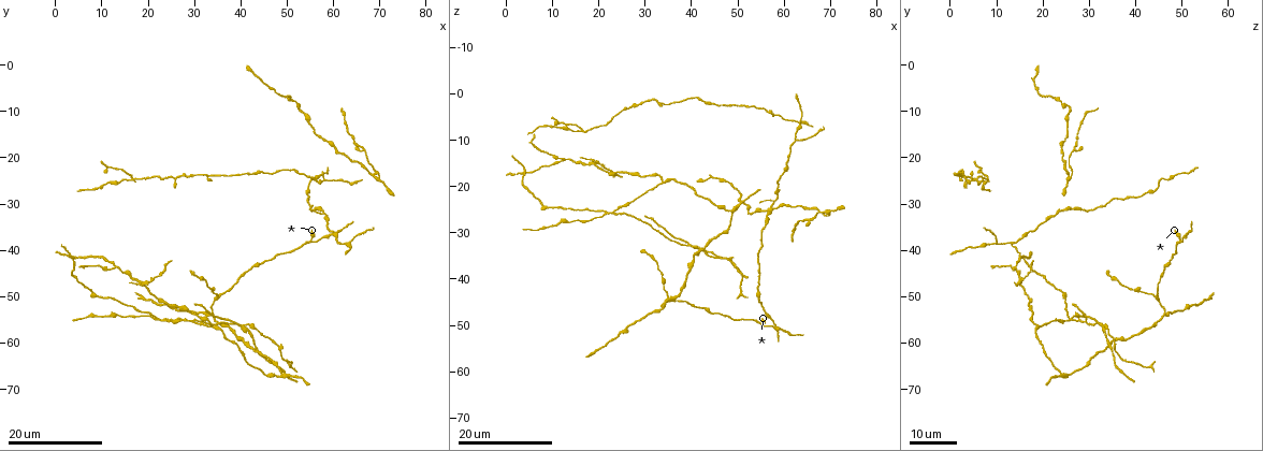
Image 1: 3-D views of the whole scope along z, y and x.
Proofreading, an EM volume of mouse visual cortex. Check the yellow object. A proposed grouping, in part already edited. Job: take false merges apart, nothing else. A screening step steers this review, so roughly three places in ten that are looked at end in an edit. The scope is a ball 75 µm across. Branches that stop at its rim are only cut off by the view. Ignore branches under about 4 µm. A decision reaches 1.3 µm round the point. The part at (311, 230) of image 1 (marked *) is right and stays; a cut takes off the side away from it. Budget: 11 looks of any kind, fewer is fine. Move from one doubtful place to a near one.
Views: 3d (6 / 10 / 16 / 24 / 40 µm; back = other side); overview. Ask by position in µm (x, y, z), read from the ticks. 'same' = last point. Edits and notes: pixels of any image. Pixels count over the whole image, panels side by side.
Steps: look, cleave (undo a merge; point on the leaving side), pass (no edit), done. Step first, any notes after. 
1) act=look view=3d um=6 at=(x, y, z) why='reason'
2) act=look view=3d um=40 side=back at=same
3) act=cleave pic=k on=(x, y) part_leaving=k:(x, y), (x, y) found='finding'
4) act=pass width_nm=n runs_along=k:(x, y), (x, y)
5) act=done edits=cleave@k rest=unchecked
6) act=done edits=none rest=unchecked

act=look view=3d um=16 at=(55.0, 37.5, 50.0) why='side arm on a straight run'

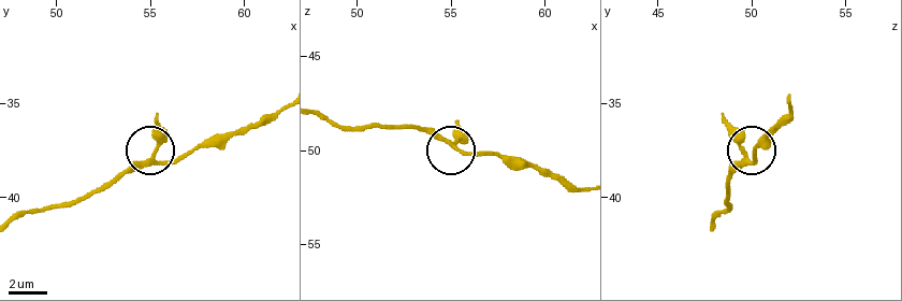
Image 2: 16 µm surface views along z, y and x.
act=look view=3d um=10 at=(55.1, 38.0, 49.7)

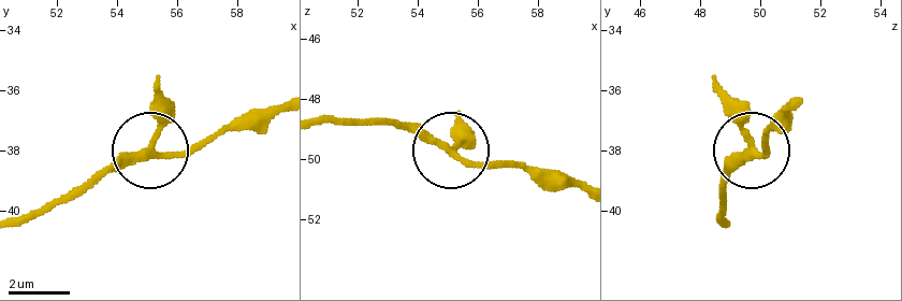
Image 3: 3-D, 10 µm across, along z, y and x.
act=pass arms=3 runs_along=3:(160, 80), (160, 152), (183, 155), (242, 131) found='one neuron here'

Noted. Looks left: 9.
act=look view=3d um=24 at=(33.5, 56.5, 18.5) why='small branch off a trunk'

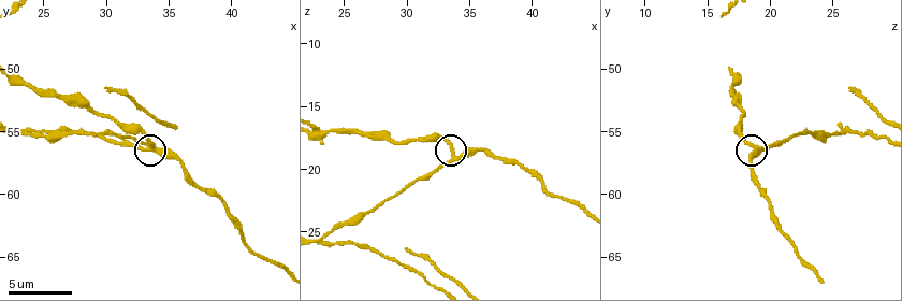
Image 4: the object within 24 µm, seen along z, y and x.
act=look view=3d um=6 at=(33.8, 56.2, 19.0)

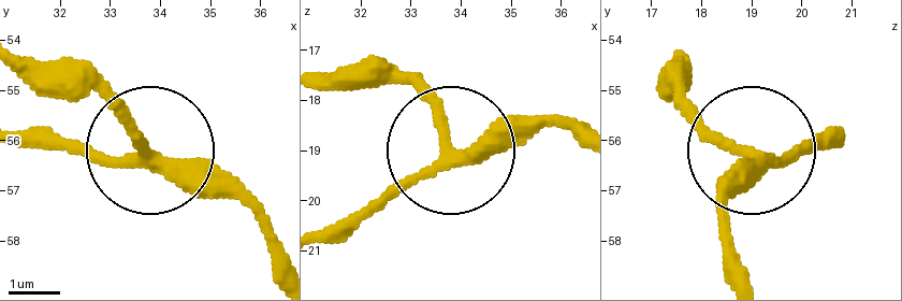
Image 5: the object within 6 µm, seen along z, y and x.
act=pass arms=3 runs_along=5:(280, 246), (233, 199), (182, 182), (83, 83) found='all the same neuron'

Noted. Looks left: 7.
act=look view=3d um=24 at=(19.0, 47.0, 15.5) why='four or more arms meet'

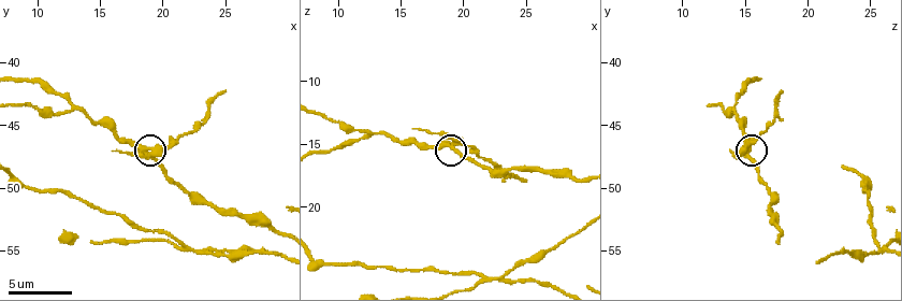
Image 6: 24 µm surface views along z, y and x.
act=look view=3d um=10 at=(19.0, 47.0, 15.0)

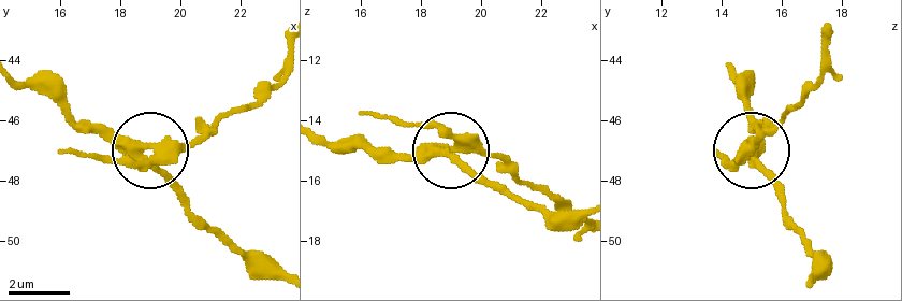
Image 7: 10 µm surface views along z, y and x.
act=cleave pic=7 on=(180, 147) width_nm=370 part_leaving=7:(140, 145), (190, 143), (260, 99), (282, 69) found='two neurons meet here'

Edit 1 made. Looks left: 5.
act=look view=overview why='see it whole again'

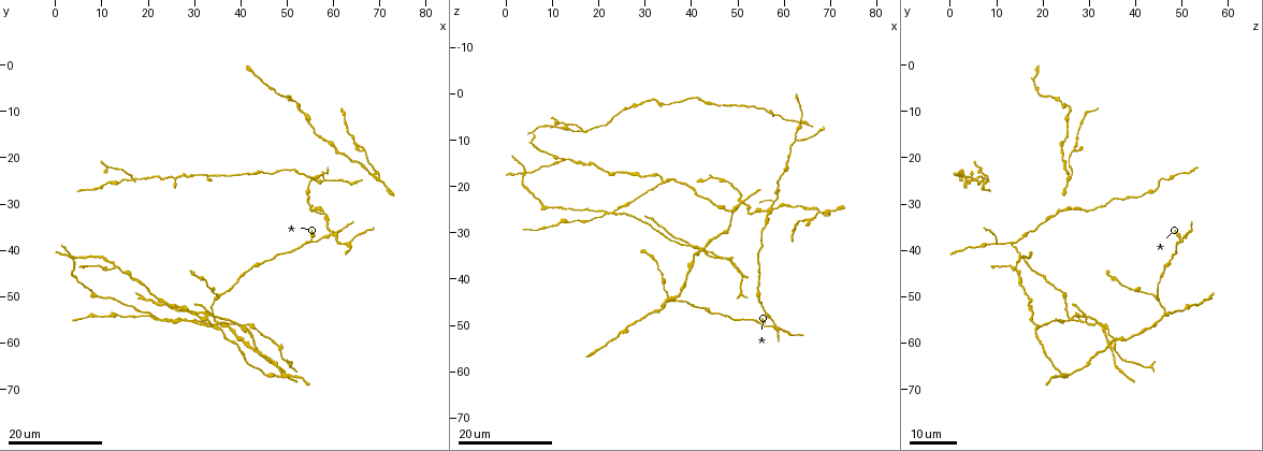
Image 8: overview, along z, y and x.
act=look view=3d um=16 at=(23.5, 55.0, 25.5) why='three-way junction'

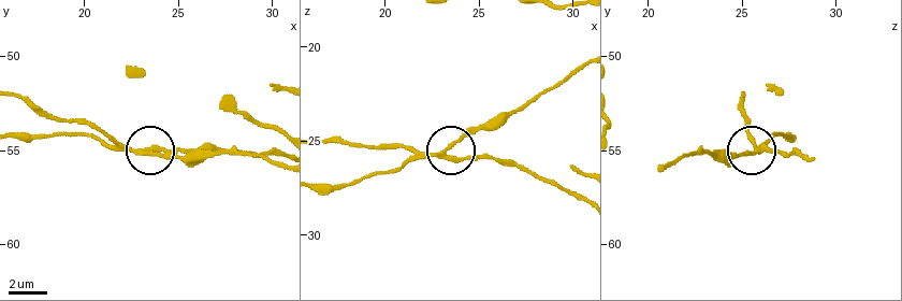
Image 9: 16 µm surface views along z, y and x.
act=look view=3d um=6 at=(23.0, 55.0, 25.8) why='closer look'

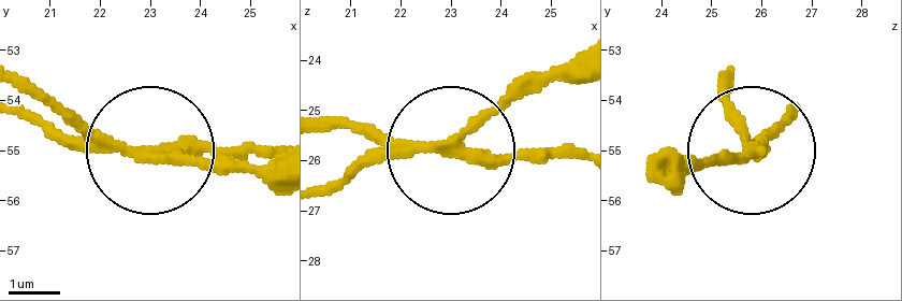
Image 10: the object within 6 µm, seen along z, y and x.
act=look view=3d um=6 side=back at=(22.95, 55.05, 25.75)

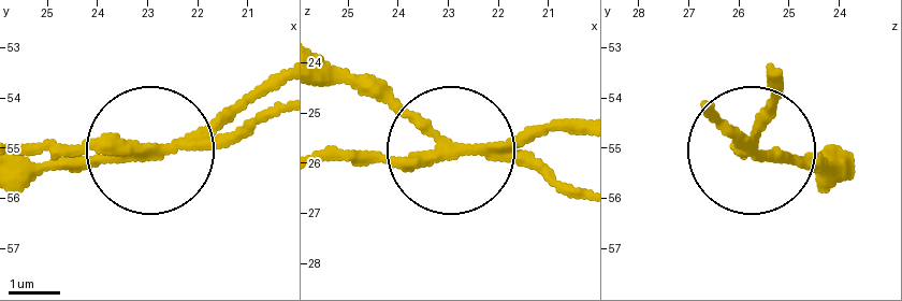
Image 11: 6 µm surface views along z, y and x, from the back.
act=cleave pic=11 on=(232, 108) part_leaving=11:(160, 149), (24, 149) found='two neurons meet here'

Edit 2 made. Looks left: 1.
act=done edits=cleave@7,cleave@11 rest=unchecked

